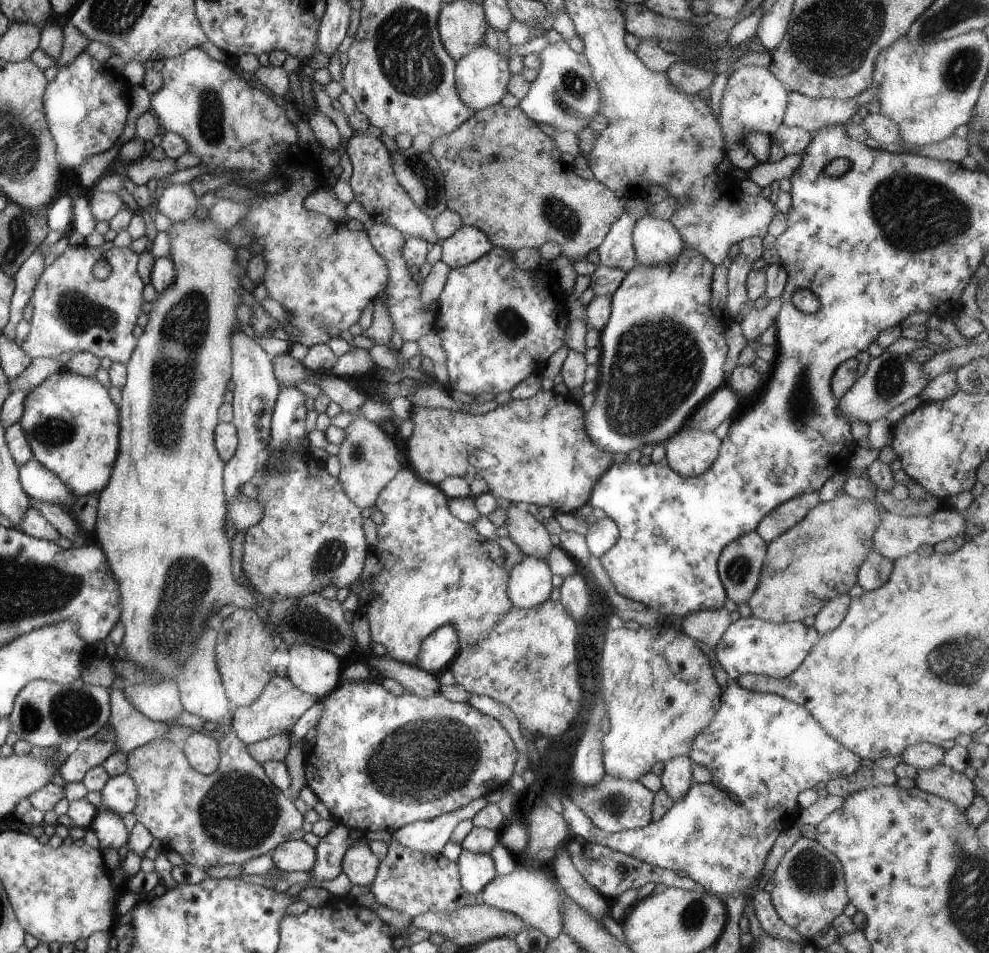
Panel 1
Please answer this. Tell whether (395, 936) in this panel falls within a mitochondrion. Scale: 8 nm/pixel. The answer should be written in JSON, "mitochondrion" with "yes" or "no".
{"mitochondrion":"no"}

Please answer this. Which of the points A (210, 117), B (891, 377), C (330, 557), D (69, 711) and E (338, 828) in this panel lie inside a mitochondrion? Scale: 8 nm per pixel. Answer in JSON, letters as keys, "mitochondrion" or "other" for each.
{"A":"mitochondrion","B":"mitochondrion","C":"mitochondrion","D":"mitochondrion","E":"other"}

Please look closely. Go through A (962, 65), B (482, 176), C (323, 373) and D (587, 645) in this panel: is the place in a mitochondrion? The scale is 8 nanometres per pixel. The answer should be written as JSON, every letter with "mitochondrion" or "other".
{"A":"mitochondrion","B":"other","C":"other","D":"mitochondrion"}

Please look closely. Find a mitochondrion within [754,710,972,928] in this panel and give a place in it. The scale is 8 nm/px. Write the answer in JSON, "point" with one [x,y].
{"point":[811,871]}

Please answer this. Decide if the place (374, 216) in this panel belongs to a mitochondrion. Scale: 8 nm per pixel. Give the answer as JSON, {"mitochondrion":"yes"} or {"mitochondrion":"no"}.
{"mitochondrion":"no"}

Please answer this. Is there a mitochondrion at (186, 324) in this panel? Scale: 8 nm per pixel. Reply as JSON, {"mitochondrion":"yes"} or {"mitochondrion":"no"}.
{"mitochondrion":"yes"}

